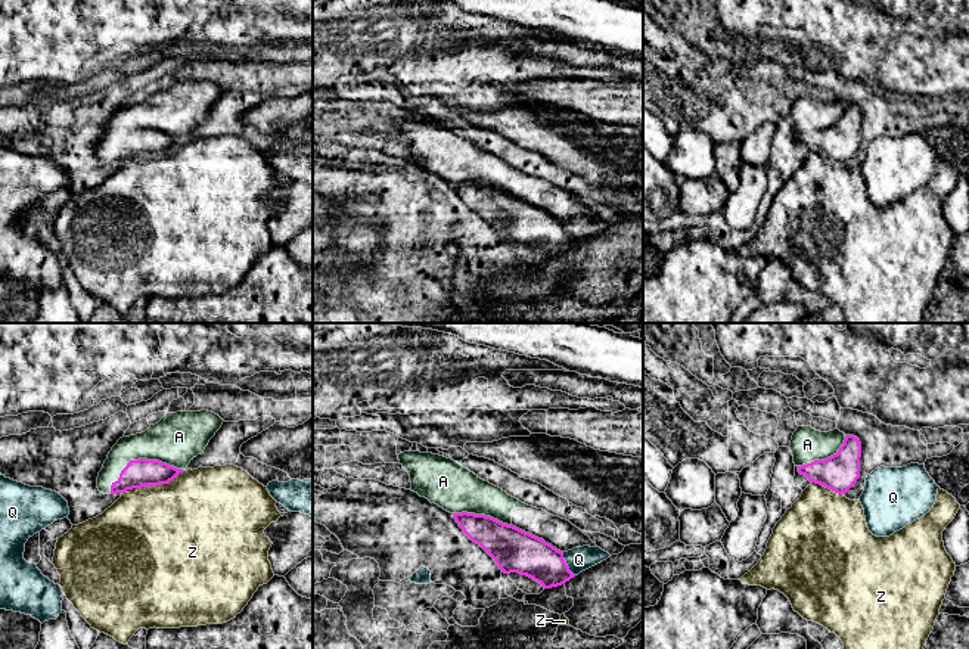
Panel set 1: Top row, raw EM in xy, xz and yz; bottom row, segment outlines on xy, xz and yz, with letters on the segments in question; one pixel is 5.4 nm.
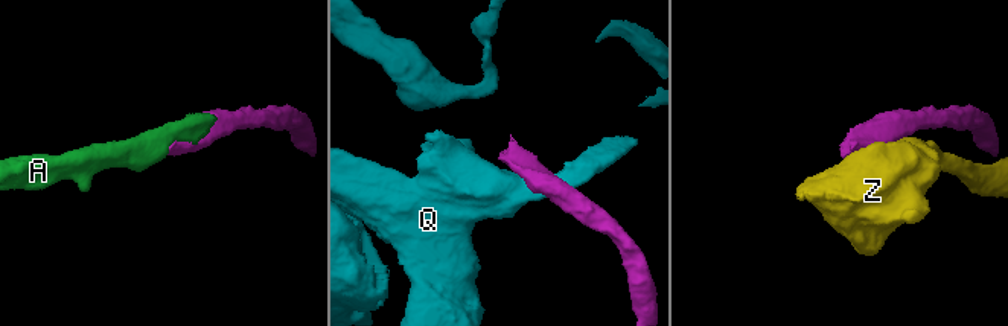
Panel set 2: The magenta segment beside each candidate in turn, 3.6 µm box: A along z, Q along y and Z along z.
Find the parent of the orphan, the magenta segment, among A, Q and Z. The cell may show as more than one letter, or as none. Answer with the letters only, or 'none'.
A

